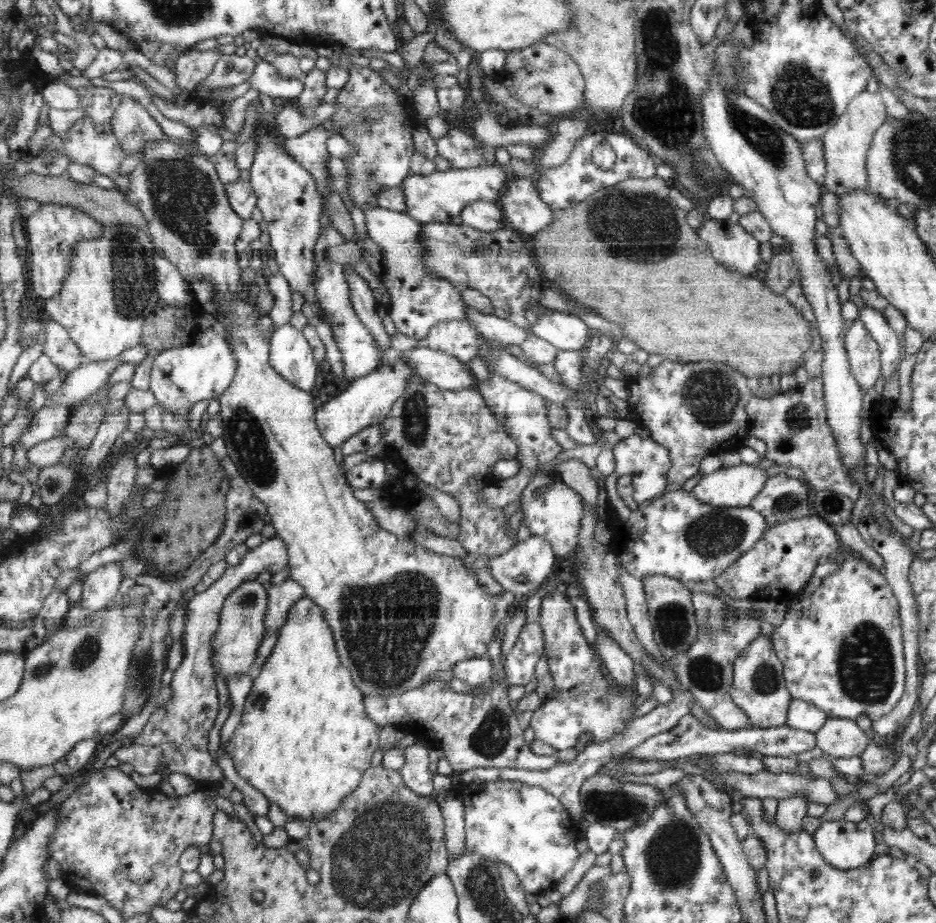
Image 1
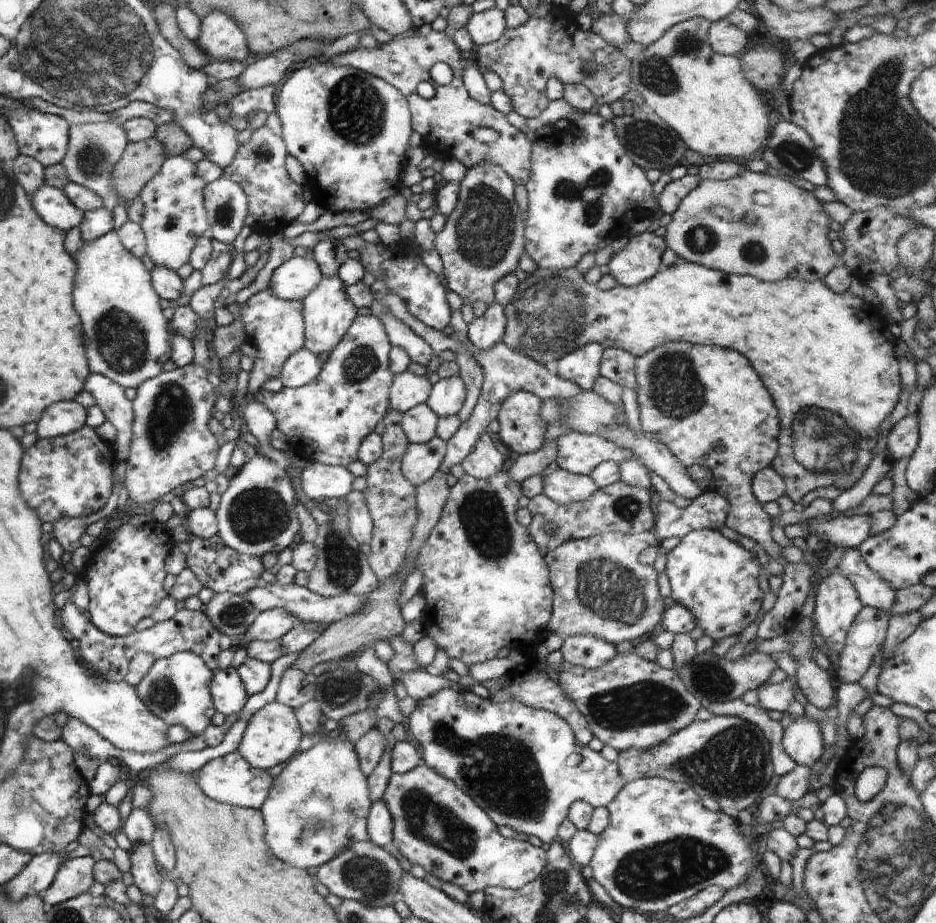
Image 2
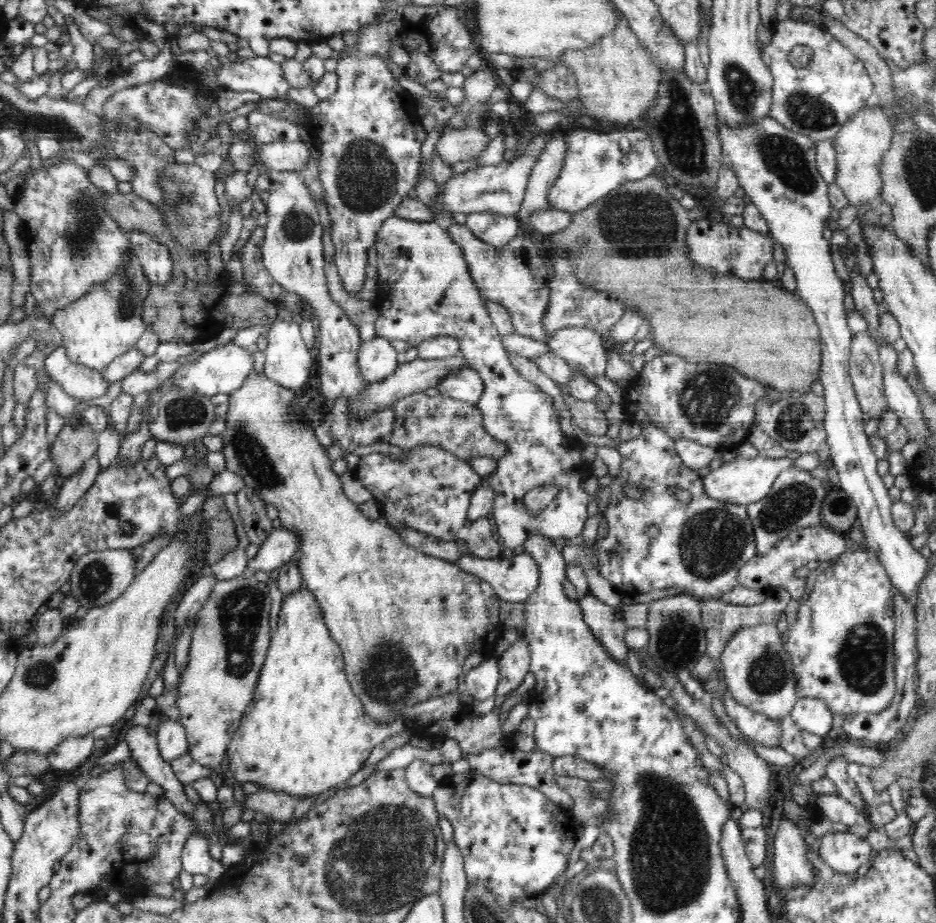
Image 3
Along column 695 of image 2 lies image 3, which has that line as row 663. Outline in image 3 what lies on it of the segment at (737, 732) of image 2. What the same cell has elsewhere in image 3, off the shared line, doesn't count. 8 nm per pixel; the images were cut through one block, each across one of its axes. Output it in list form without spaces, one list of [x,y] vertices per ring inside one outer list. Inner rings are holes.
[[[776,624],[742,626],[720,655],[720,668],[733,700],[774,721],[791,715],[798,700],[796,677]]]

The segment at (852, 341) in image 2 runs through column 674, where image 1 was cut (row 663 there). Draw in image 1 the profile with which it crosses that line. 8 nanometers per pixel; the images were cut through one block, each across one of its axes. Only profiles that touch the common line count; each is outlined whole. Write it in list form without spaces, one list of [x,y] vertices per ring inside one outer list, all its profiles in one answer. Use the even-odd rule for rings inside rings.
[[[304,596],[290,608],[286,622],[279,628],[279,637],[272,649],[272,654],[263,662],[258,672],[253,675],[253,682],[252,689],[246,698],[242,721],[227,744],[227,752],[234,762],[234,769],[254,788],[260,790],[271,803],[276,803],[276,806],[280,807],[290,820],[298,819],[307,824],[312,818],[318,820],[318,818],[328,816],[329,812],[335,811],[340,806],[342,799],[349,792],[355,790],[364,773],[368,771],[368,768],[371,768],[372,756],[375,757],[376,751],[379,750],[378,738],[383,728],[367,716],[363,702],[365,696],[354,685],[351,672],[339,659],[333,632],[325,621],[322,607],[318,606],[311,598]]]

